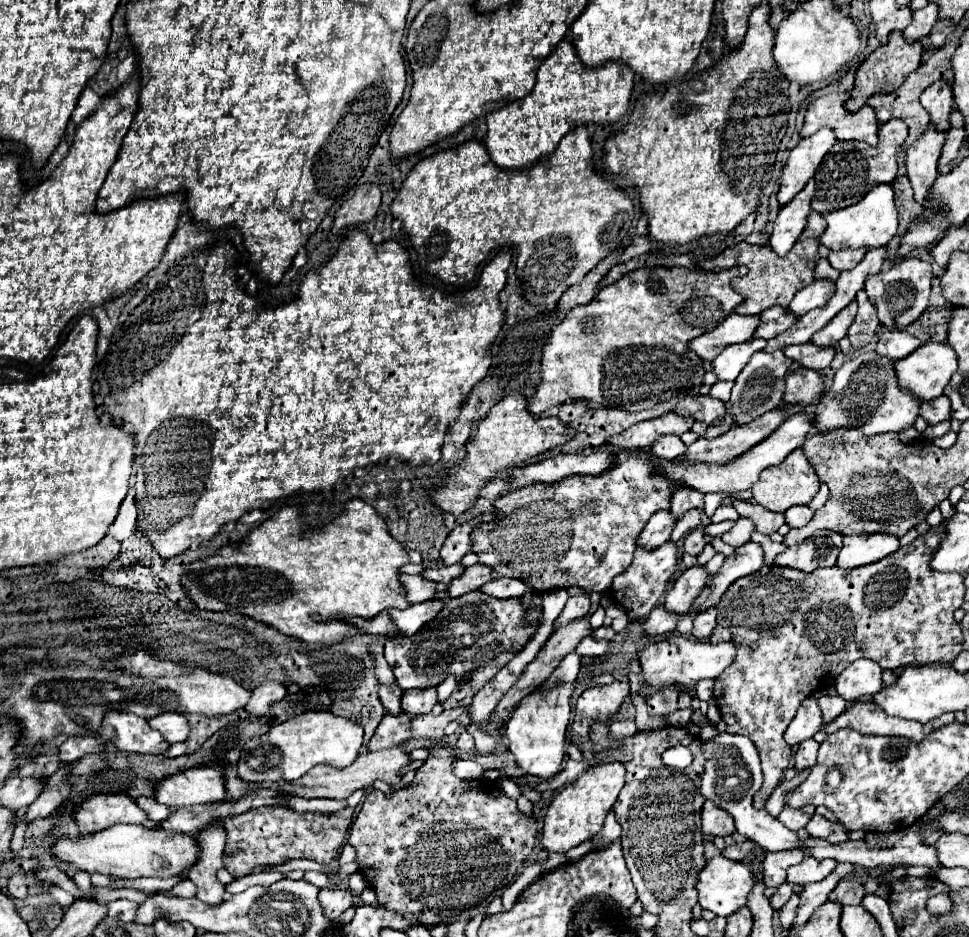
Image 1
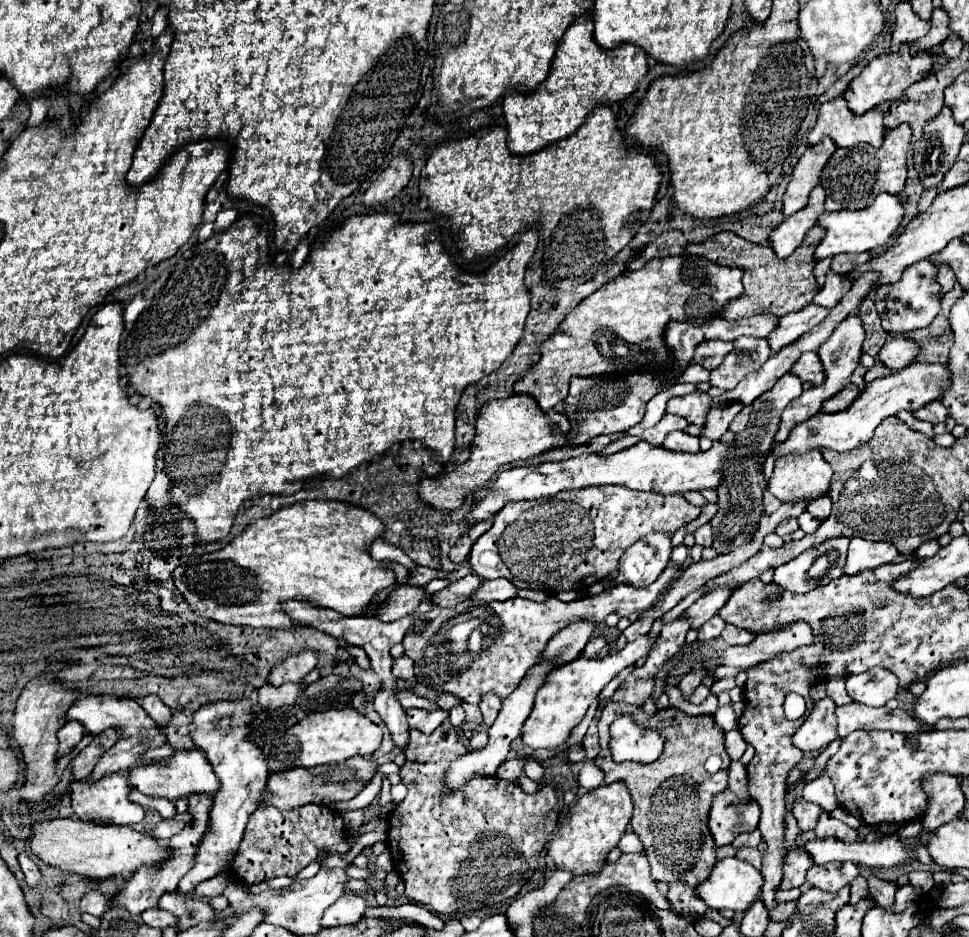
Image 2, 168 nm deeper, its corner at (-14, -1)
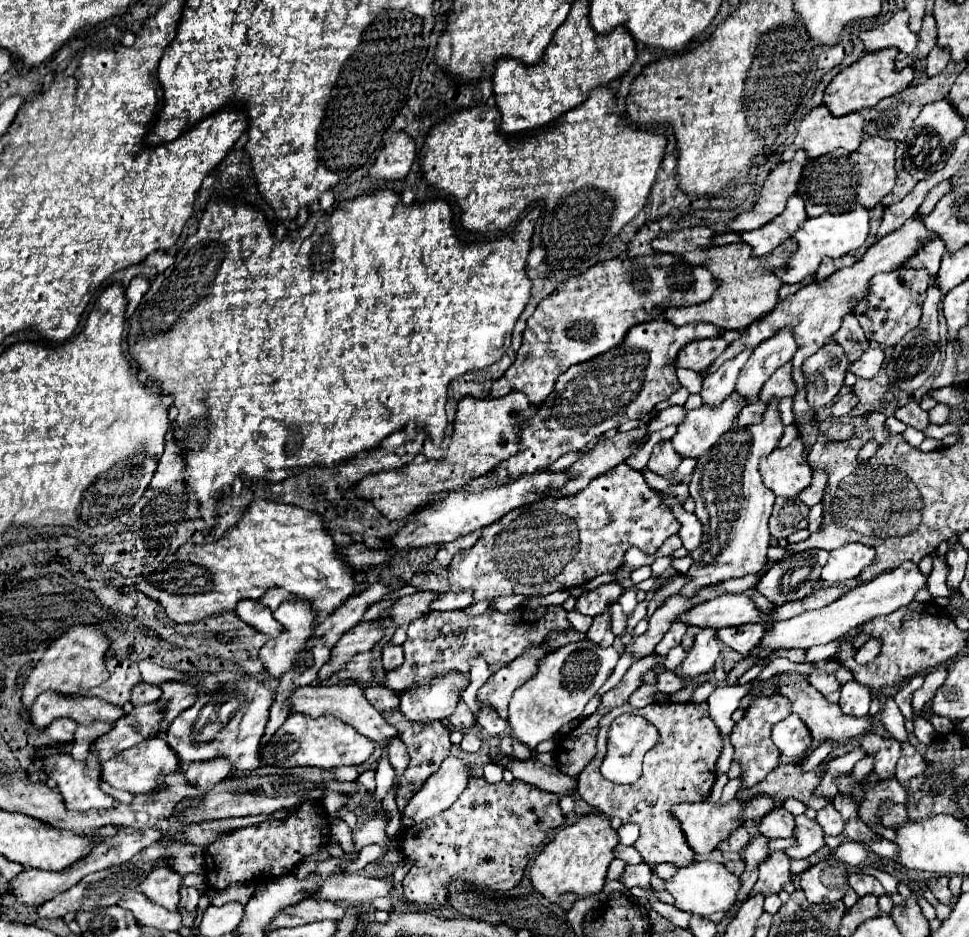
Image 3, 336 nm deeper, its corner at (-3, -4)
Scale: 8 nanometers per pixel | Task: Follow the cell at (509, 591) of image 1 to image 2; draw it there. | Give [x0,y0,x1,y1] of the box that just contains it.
[470,579,516,603]

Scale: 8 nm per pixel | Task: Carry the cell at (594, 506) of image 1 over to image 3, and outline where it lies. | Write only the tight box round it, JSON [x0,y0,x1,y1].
[449,462,681,602]

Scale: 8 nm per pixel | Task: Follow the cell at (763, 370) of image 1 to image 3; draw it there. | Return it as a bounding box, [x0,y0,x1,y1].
[679,398,783,596]

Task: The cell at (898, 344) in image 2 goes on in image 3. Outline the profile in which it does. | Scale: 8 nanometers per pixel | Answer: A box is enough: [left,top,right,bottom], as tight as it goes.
[849,346,885,378]

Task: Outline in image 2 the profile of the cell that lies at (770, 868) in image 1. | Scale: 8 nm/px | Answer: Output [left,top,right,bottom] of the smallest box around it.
[778,849,814,889]

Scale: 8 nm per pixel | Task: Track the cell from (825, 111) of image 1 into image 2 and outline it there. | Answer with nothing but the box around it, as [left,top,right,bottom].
[808,97,884,147]

